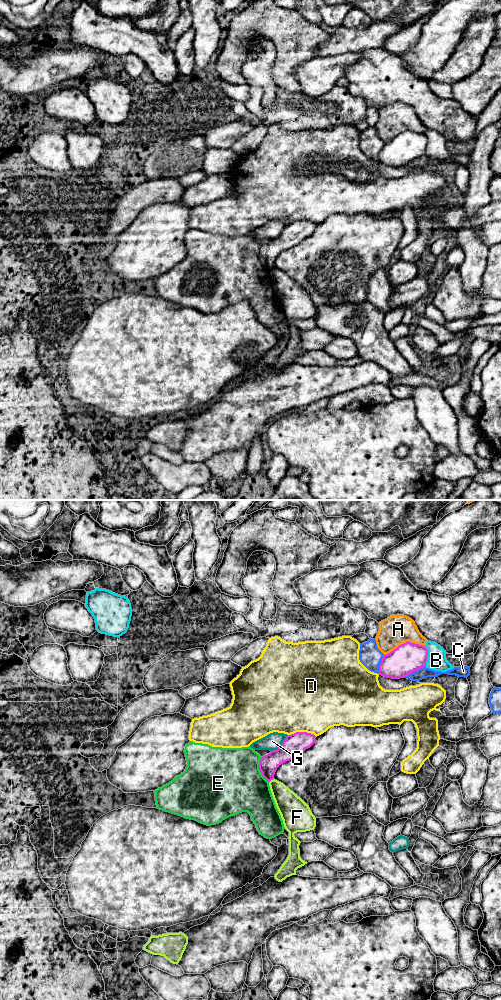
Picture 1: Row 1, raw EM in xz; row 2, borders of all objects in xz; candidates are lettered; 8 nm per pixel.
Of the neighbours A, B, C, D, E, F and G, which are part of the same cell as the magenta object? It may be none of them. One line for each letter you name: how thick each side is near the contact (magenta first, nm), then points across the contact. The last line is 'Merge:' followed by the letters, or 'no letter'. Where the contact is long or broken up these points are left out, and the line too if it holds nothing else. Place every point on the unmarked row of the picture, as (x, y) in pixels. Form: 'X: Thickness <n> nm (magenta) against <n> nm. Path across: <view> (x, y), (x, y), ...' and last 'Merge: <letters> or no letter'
Merge: no letter

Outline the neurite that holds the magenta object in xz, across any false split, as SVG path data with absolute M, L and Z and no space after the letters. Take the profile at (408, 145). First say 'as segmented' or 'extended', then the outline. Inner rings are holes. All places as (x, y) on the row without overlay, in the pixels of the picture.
as segmented; M407 129L383 144L379 162L392 167L400 167L426 155L428 138L425 134Z

